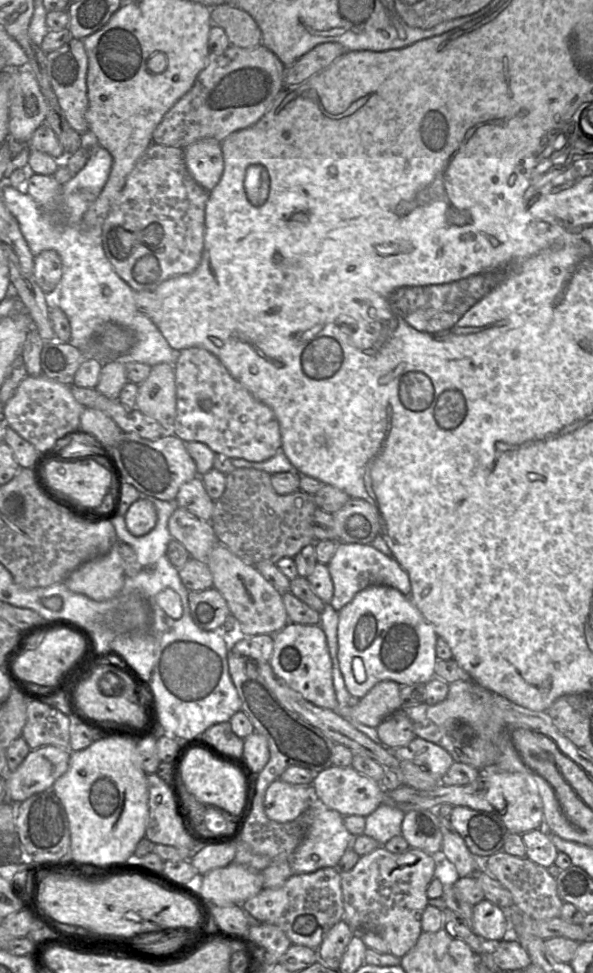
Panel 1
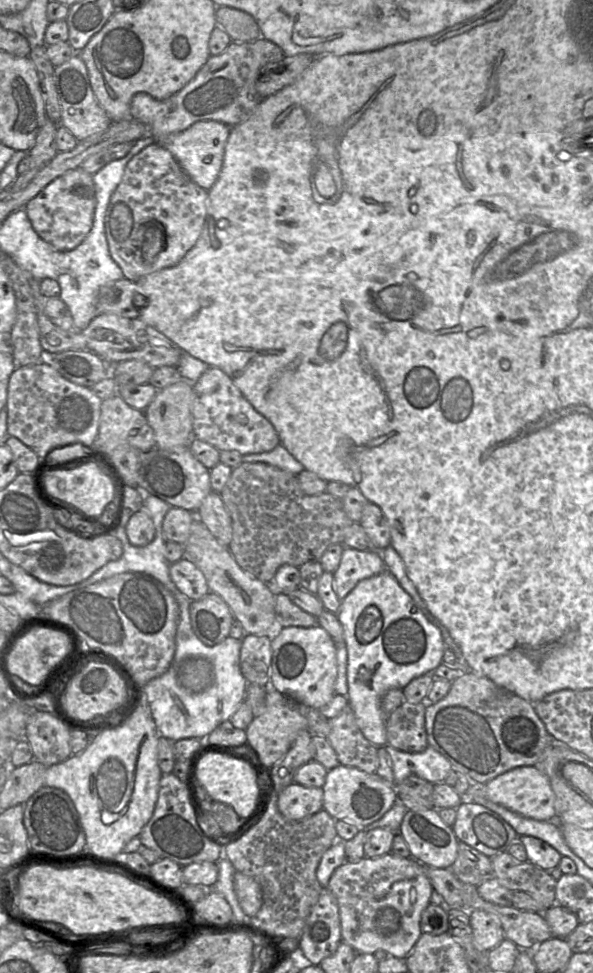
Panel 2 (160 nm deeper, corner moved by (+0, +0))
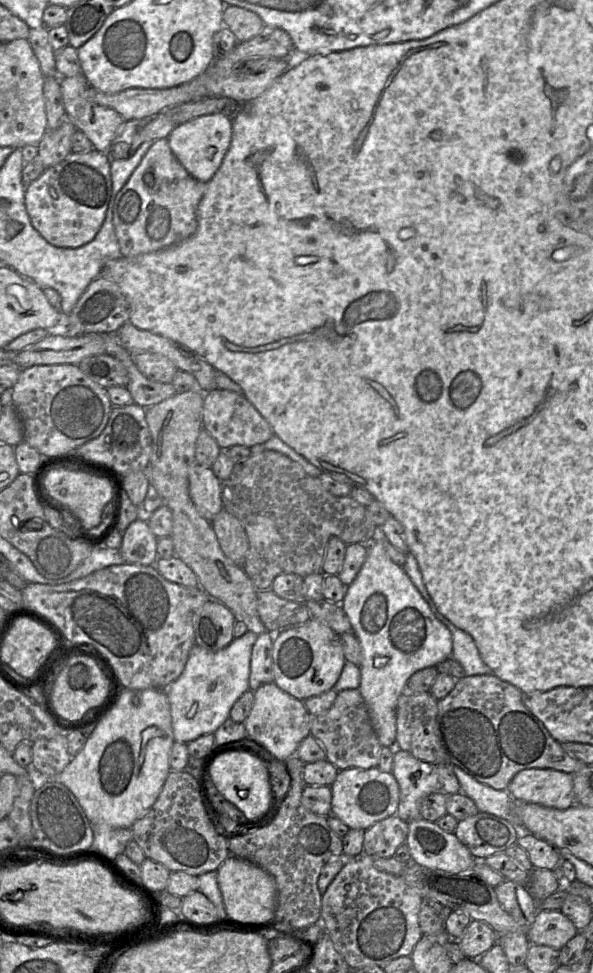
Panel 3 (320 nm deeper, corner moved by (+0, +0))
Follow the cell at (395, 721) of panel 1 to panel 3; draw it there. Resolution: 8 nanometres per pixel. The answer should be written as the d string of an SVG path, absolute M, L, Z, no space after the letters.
M430 691L416 695L402 693L397 702L396 743L419 760L440 765L446 764L448 758L436 735L437 703Z

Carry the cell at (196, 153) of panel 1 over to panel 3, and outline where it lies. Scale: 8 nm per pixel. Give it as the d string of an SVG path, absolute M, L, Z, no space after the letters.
M231 112L195 117L175 126L167 138L170 149L186 171L195 179L207 183L220 167L231 143Z

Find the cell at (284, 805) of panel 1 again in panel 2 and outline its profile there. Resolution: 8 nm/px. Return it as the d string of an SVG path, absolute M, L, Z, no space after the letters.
M292 782L280 792L277 806L285 818L301 820L323 809L323 789Z

